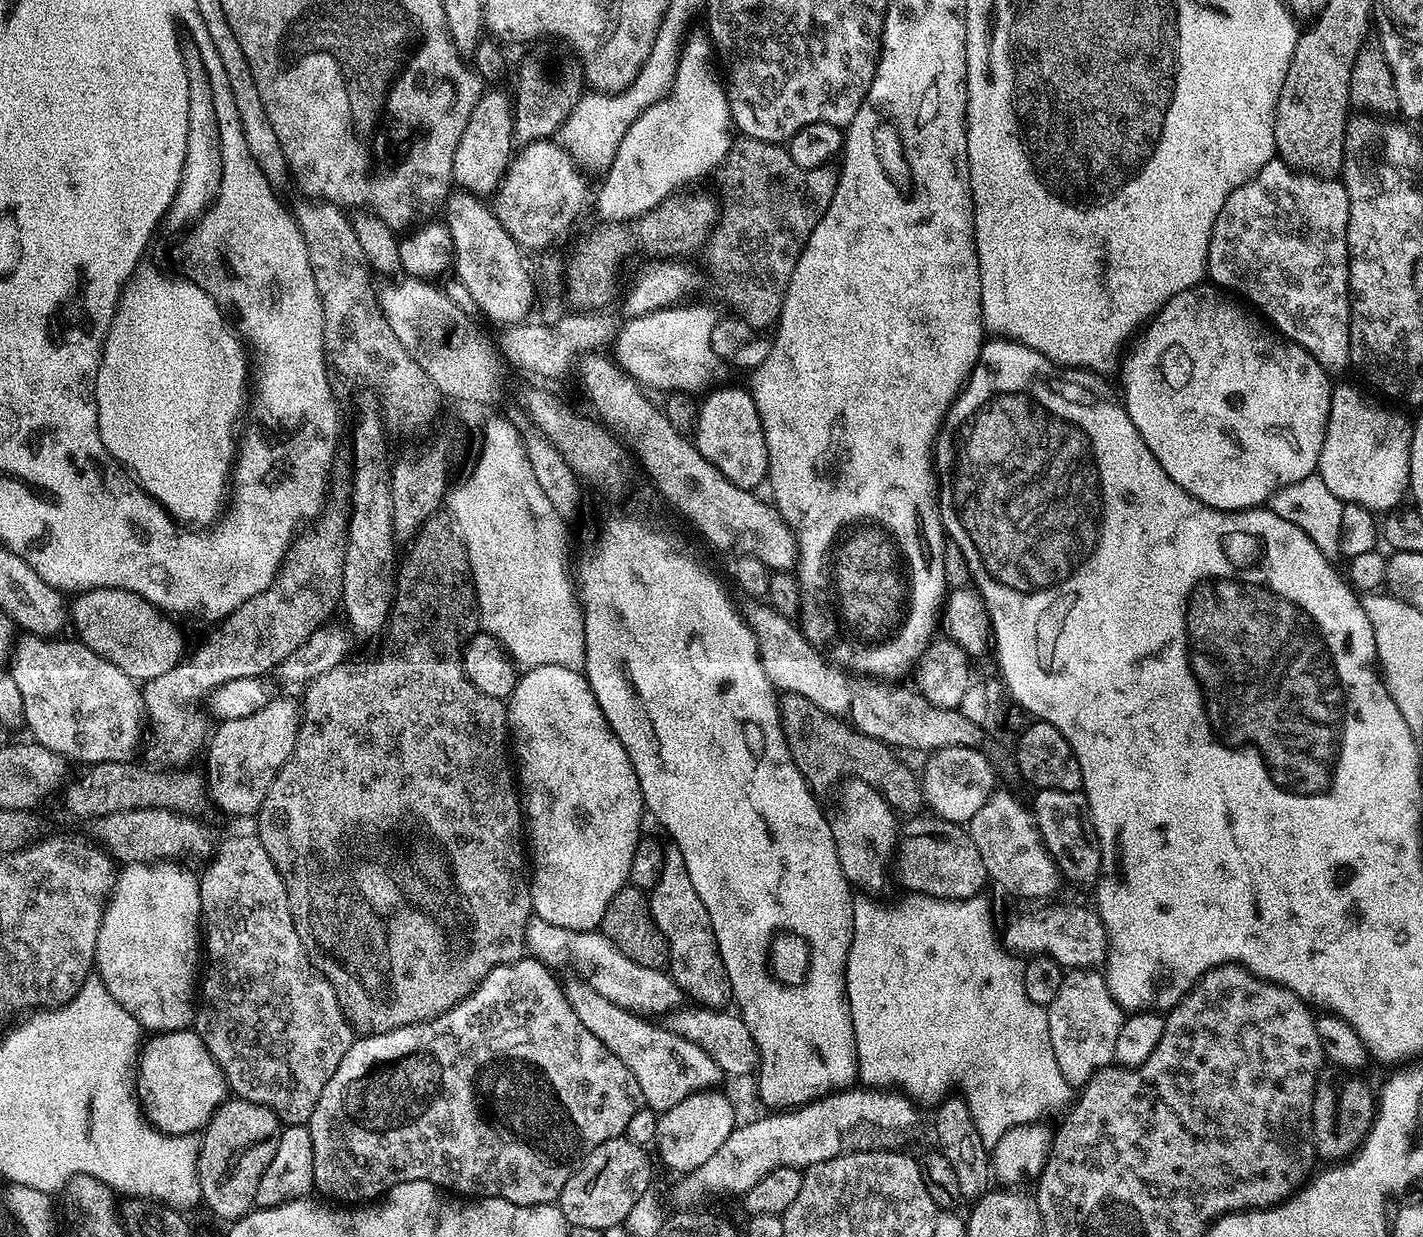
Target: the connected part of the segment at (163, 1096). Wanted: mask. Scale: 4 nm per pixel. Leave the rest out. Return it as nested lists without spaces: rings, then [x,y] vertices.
[[[195,1030],[161,1032],[151,1039],[143,1045],[138,1061],[138,1088],[143,1093],[145,1115],[169,1135],[199,1133],[229,1095],[224,1071],[214,1062]]]

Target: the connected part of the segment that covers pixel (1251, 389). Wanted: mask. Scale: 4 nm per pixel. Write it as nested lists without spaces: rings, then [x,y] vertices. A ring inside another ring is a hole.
[[[1215,278],[1202,286],[1194,286],[1194,290],[1186,290],[1186,294],[1182,294],[1182,298],[1178,298],[1162,317],[1160,330],[1154,341],[1156,361],[1153,362],[1148,377],[1141,382],[1140,389],[1137,392],[1135,389],[1134,392],[1134,419],[1140,427],[1142,438],[1146,438],[1146,446],[1150,446],[1154,458],[1158,458],[1158,466],[1162,466],[1162,470],[1166,470],[1166,474],[1170,474],[1170,478],[1174,478],[1174,482],[1178,482],[1178,486],[1182,486],[1182,490],[1189,492],[1194,499],[1211,508],[1217,508],[1220,512],[1245,512],[1248,508],[1267,505],[1274,493],[1282,490],[1282,486],[1302,482],[1302,478],[1313,475],[1320,466],[1322,446],[1326,446],[1326,434],[1330,430],[1332,417],[1332,380],[1329,373],[1324,372],[1322,366],[1318,366],[1314,354],[1310,354],[1306,346],[1302,346],[1292,337],[1271,327],[1264,328],[1265,321],[1251,307],[1243,308],[1236,300],[1239,300],[1237,293]]]

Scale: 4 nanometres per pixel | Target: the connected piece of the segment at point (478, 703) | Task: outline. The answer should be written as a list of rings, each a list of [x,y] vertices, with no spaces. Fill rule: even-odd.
[[[440,510],[421,526],[417,536],[410,543],[408,550],[408,558],[403,563],[402,561],[399,563],[398,571],[394,576],[395,596],[392,599],[387,625],[382,632],[384,641],[380,644],[380,653],[373,660],[366,661],[365,664],[345,662],[334,666],[330,670],[326,670],[326,674],[311,680],[303,689],[304,700],[302,699],[300,728],[297,730],[296,740],[292,744],[292,753],[289,754],[286,763],[277,770],[276,777],[273,778],[272,783],[268,786],[268,793],[262,802],[260,811],[254,817],[254,823],[256,823],[256,828],[254,828],[255,835],[260,837],[266,854],[270,854],[270,862],[274,862],[274,866],[282,878],[286,888],[288,909],[294,918],[294,930],[298,930],[298,938],[306,950],[308,961],[328,981],[328,985],[330,985],[338,998],[338,1006],[345,1020],[352,1025],[360,1036],[386,1034],[390,1030],[398,1030],[402,1026],[421,1024],[427,1020],[438,1018],[442,1014],[446,1014],[454,1006],[458,1006],[458,1002],[466,999],[480,985],[482,978],[486,978],[486,974],[490,974],[490,970],[494,970],[503,964],[513,964],[515,960],[519,960],[525,955],[524,934],[528,929],[529,920],[534,915],[532,911],[530,876],[526,871],[526,844],[522,839],[522,801],[518,795],[517,785],[514,783],[513,769],[512,772],[508,769],[508,760],[510,764],[509,753],[508,756],[504,753],[504,740],[506,744],[506,725],[508,722],[506,704],[504,700],[496,700],[494,697],[484,694],[482,690],[478,690],[478,687],[468,680],[468,676],[464,672],[463,651],[465,645],[481,631],[480,608],[476,604],[476,587],[472,584],[472,567],[468,561],[468,551],[464,545],[464,537],[460,535],[451,515],[447,511]]]

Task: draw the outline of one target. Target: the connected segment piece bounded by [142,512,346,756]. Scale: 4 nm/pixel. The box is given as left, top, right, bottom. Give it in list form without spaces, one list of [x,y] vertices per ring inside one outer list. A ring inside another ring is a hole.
[[[328,512],[325,516],[317,515],[312,528],[308,528],[289,544],[284,554],[284,561],[280,564],[280,570],[276,577],[254,598],[242,602],[238,610],[234,610],[223,621],[215,625],[216,629],[197,646],[191,649],[190,654],[185,655],[174,666],[174,670],[166,670],[166,674],[158,674],[158,678],[143,681],[142,691],[144,694],[144,710],[147,723],[150,725],[150,732],[156,735],[156,740],[164,748],[180,748],[184,756],[192,756],[196,751],[203,749],[206,744],[206,737],[210,732],[210,724],[205,713],[196,709],[192,700],[205,697],[222,682],[234,678],[257,678],[263,677],[263,672],[275,669],[287,656],[294,654],[298,646],[314,630],[318,630],[323,624],[329,623],[332,611],[338,608],[341,603],[341,592],[343,590],[343,562],[346,541],[346,516],[345,513]]]

